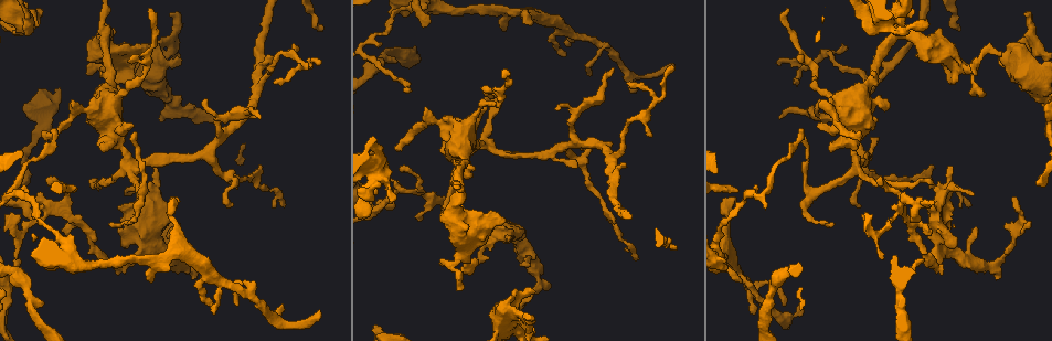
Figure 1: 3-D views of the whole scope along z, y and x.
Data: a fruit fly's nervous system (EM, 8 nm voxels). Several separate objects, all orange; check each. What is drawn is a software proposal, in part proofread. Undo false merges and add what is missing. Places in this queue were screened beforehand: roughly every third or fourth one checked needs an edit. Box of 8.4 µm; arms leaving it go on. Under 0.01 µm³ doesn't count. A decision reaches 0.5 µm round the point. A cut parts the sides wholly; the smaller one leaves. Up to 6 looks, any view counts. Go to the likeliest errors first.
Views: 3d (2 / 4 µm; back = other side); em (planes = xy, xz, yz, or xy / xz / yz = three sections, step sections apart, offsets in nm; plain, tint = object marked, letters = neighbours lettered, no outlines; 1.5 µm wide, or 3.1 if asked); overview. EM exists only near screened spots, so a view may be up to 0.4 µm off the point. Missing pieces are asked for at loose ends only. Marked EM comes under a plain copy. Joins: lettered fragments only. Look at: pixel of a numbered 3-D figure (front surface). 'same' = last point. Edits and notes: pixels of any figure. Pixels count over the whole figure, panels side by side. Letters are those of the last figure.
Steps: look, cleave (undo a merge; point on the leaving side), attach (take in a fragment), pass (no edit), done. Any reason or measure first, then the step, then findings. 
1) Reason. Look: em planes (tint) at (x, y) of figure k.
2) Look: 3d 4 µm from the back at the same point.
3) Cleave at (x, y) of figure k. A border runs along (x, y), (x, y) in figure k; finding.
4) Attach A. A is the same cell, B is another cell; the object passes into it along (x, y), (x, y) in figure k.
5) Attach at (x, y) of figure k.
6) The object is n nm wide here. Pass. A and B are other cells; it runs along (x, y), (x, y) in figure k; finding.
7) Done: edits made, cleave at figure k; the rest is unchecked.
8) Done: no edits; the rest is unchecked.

Branch stops here. Look: em planes (letters) at (546, 284) of figure 1.

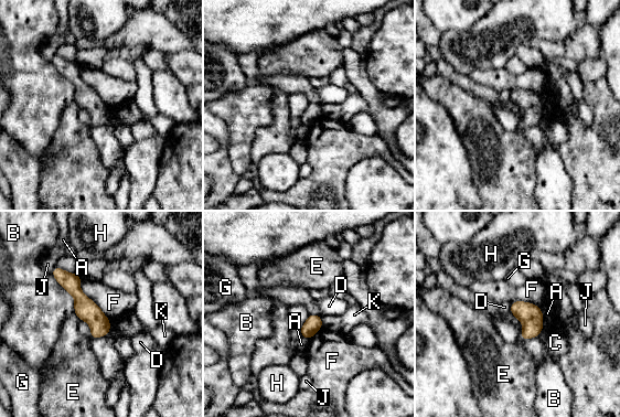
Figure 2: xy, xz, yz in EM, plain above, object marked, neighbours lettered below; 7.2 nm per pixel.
Pass. A, B, C, D, E, F, G, H, J and K are other cells; a border runs along (511, 302), (510, 311) in figure 2; no lettered fragment goes on from it.

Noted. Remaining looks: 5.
Free end. Look: em yz step 4 (letters) at (153, 170) of figure 1.

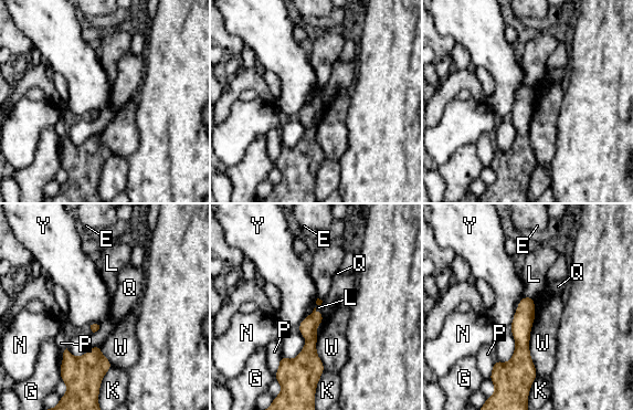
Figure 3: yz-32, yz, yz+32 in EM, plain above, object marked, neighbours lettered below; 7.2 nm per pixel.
Pass. E, G, K, L, N, P, Q, W and Y are other cells; no lettered fragment goes on from it.

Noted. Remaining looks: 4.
Arms run side by side. Look: em yz step 8 (letters) at (902, 207) of figure 1.

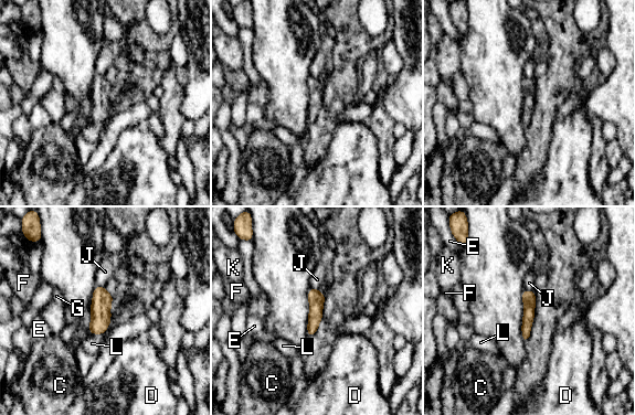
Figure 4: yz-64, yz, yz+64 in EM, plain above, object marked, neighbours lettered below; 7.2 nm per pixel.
Pass. C, D, E, F, G, J, K and L are other cells; it runs along (528, 293), (526, 334) in figure 4; one neuron here.

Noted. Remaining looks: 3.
Done: no edits; the rest is unchecked.

